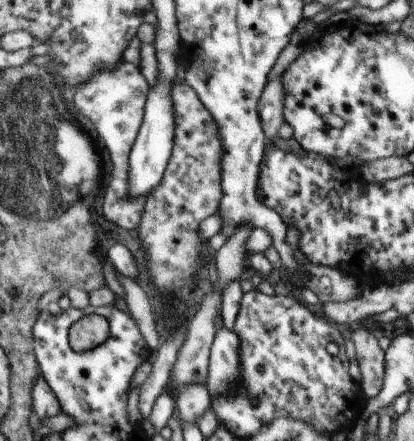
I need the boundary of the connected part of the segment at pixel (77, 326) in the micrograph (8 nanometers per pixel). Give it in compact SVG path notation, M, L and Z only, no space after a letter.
M85 315L75 322L68 331L69 346L77 352L92 349L101 344L108 335L108 322L101 315Z

